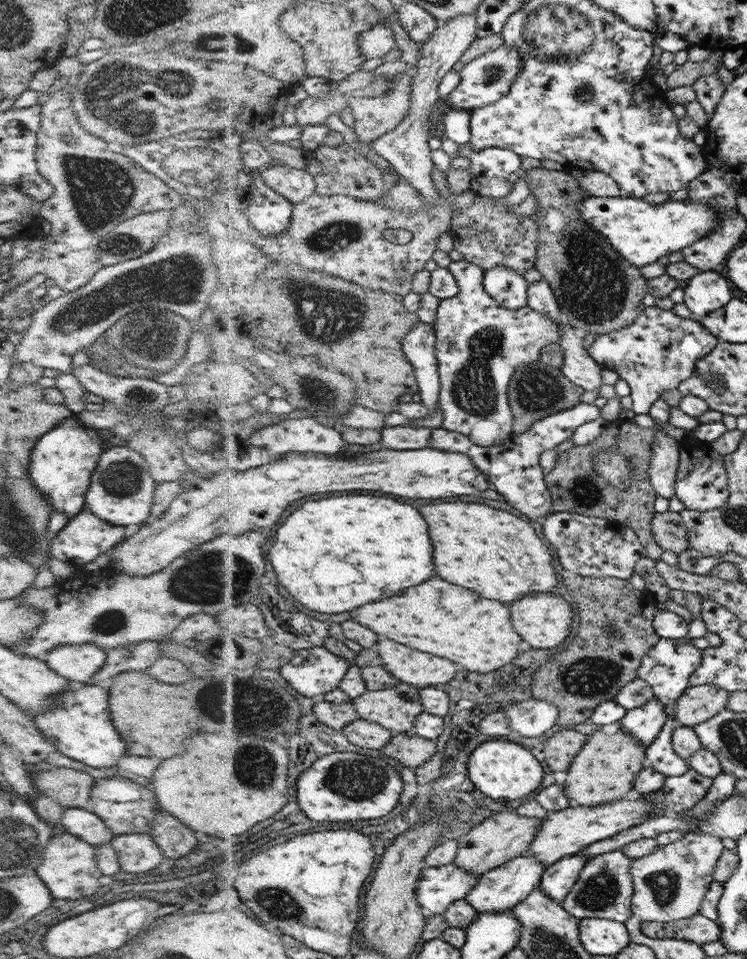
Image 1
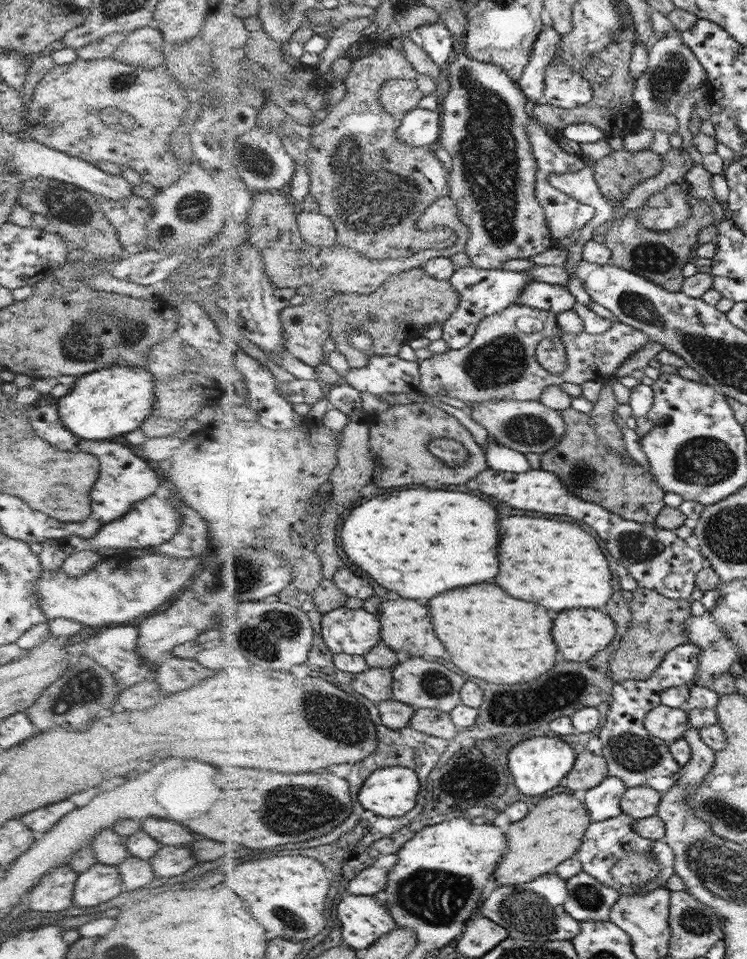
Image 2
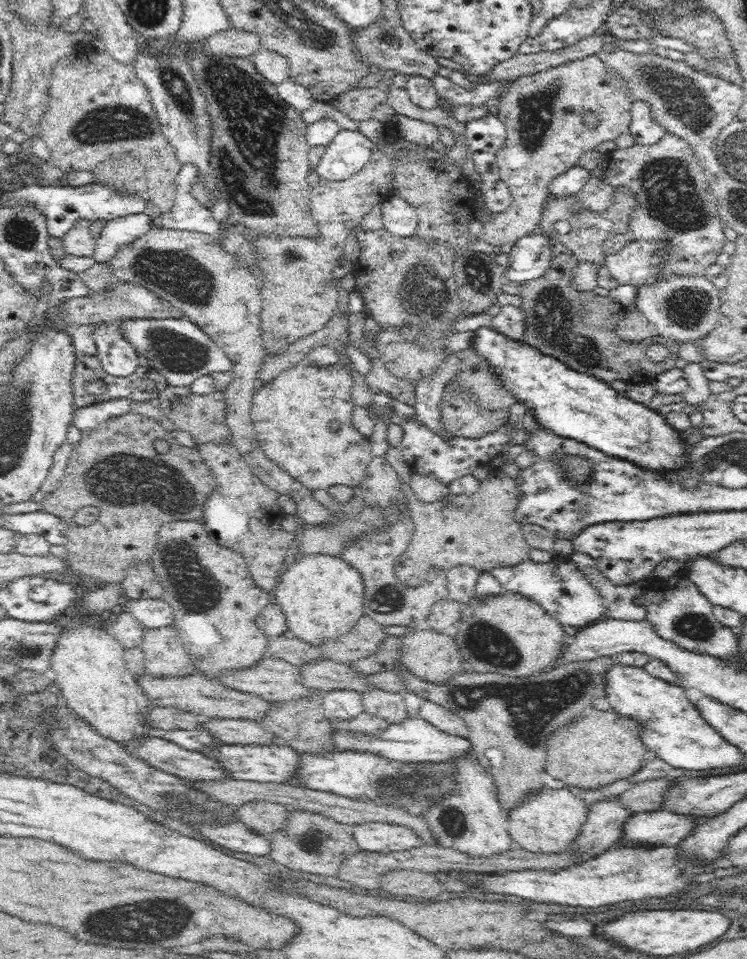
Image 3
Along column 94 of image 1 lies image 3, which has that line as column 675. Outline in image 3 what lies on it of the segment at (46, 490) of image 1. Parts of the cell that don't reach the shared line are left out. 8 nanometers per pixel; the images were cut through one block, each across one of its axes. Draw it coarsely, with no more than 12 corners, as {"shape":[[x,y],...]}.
{"shape":[[494,327],[474,350],[544,429],[665,473],[665,415]]}

